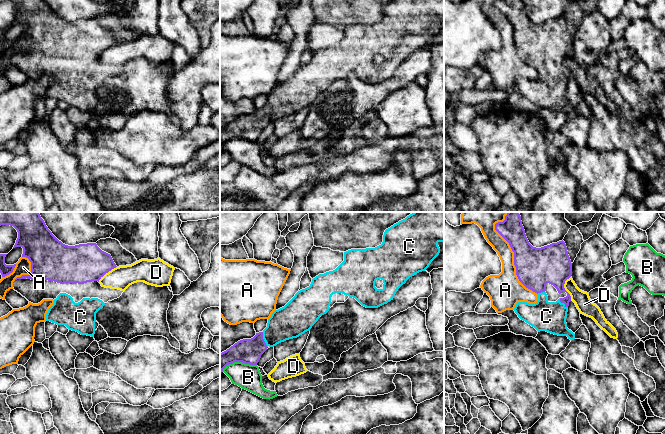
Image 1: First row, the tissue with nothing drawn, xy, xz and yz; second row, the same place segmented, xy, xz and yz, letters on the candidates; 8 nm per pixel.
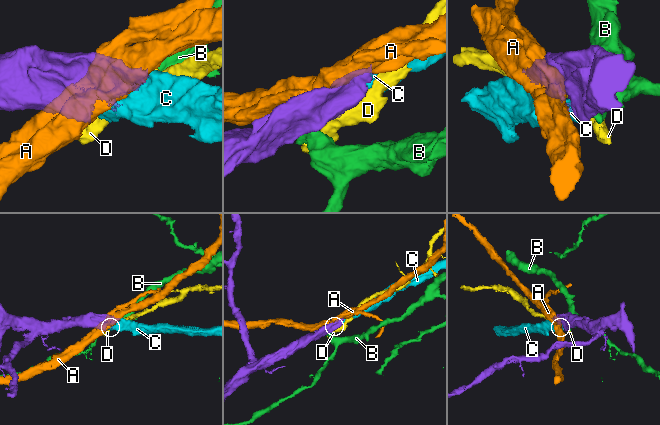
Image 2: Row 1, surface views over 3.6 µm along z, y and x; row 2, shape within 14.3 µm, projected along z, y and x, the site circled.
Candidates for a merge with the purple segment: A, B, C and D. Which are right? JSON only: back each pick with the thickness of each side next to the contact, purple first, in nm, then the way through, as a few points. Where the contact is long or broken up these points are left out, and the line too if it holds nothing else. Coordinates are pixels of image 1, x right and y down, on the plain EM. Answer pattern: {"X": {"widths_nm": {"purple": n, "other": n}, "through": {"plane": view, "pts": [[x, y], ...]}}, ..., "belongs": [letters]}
{"C": {"widths_nm": {"purple": 200, "other": 260}}, "belongs": ["C"]}

